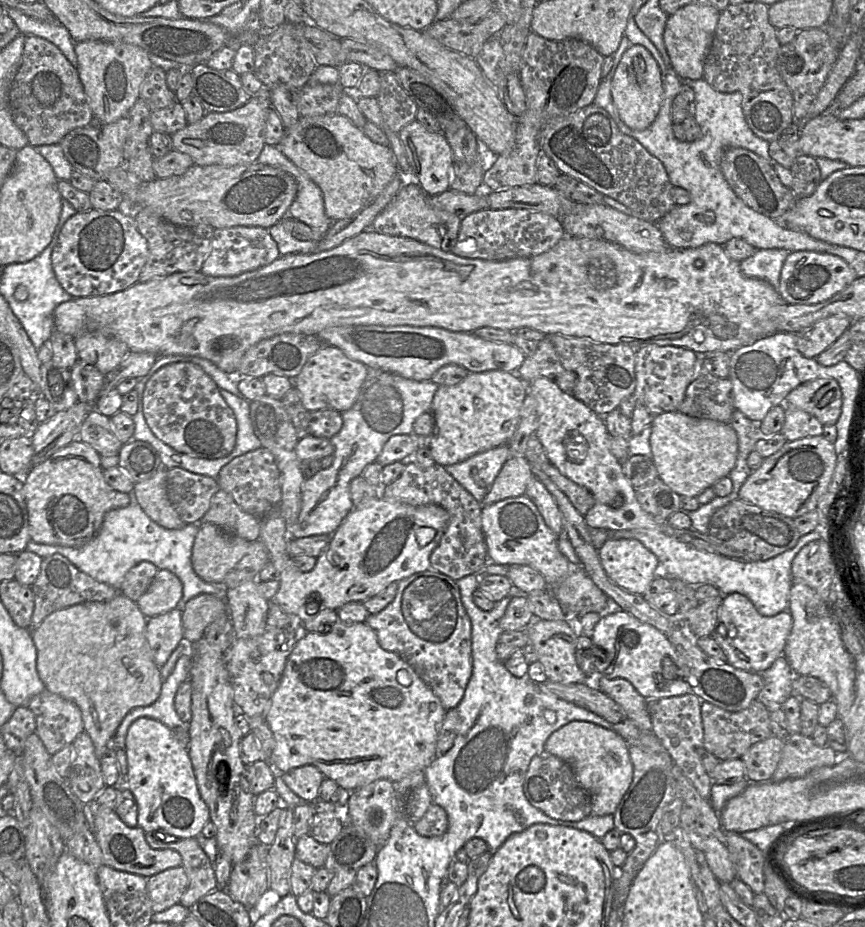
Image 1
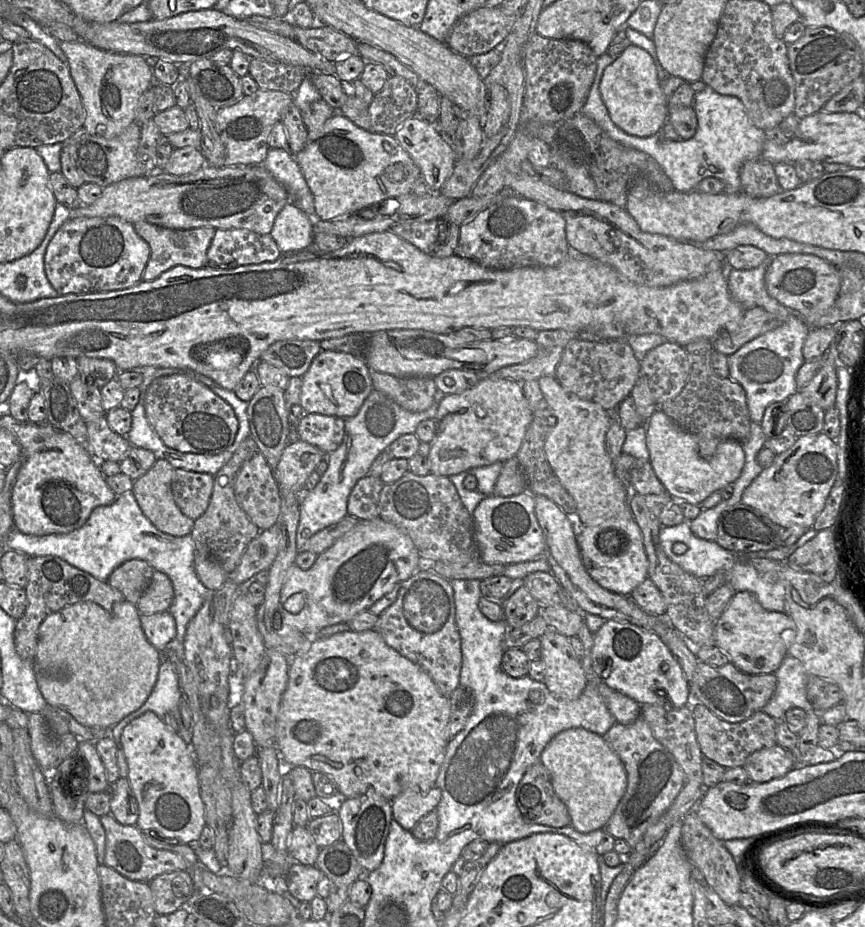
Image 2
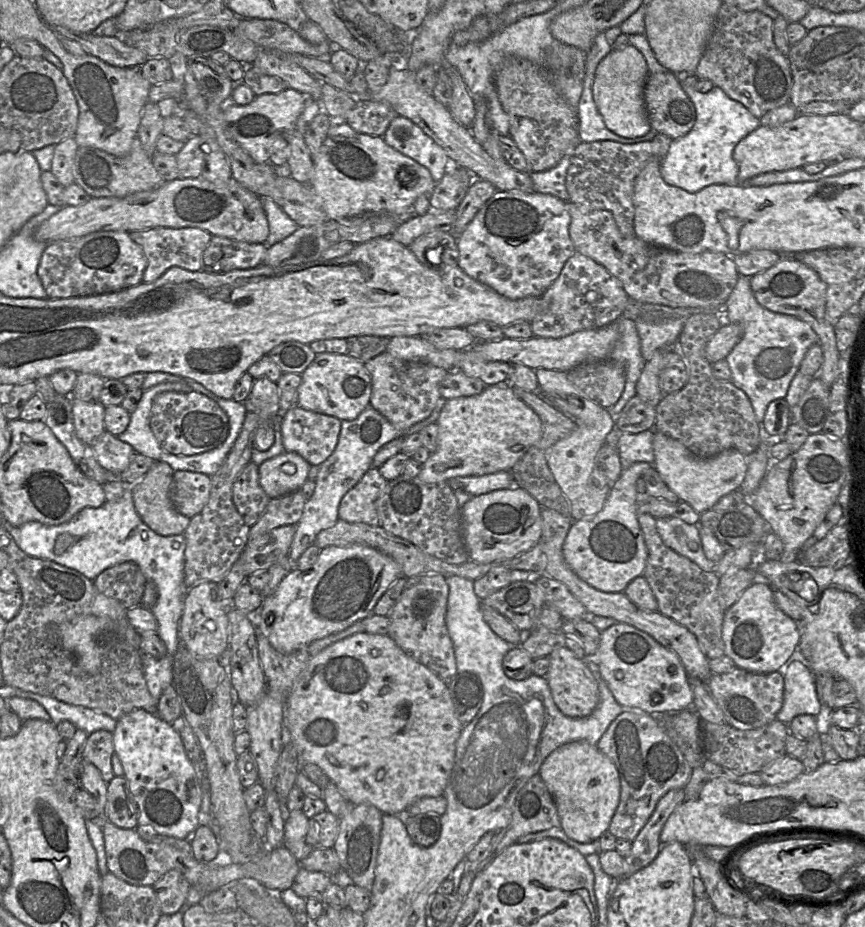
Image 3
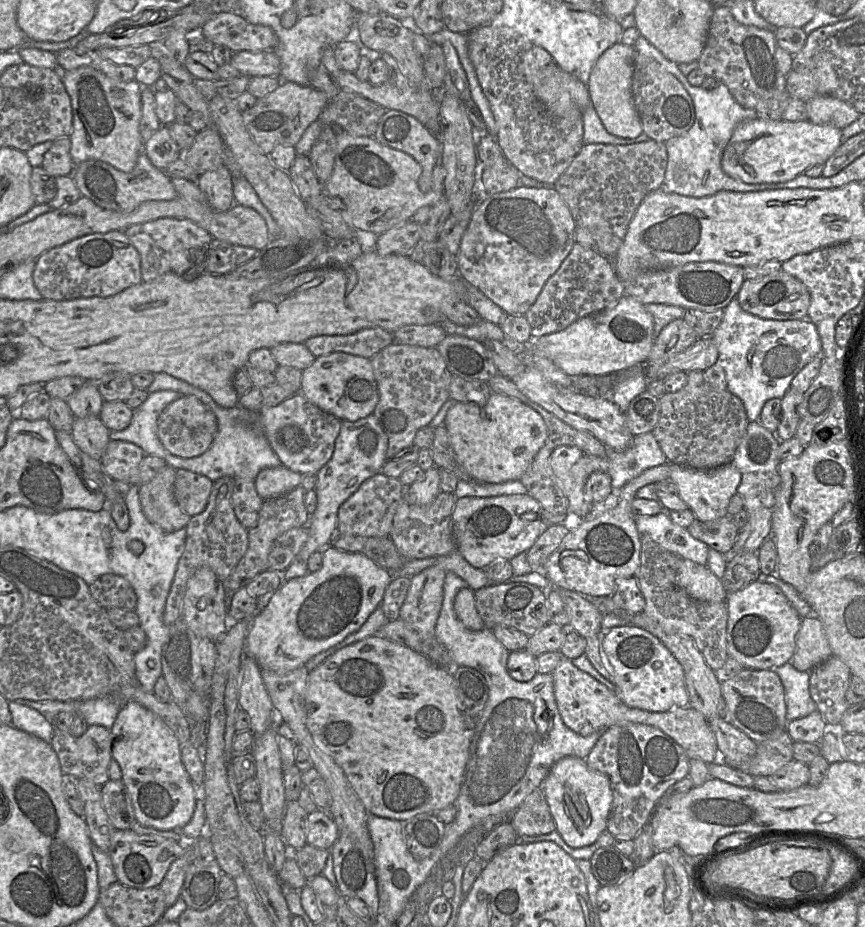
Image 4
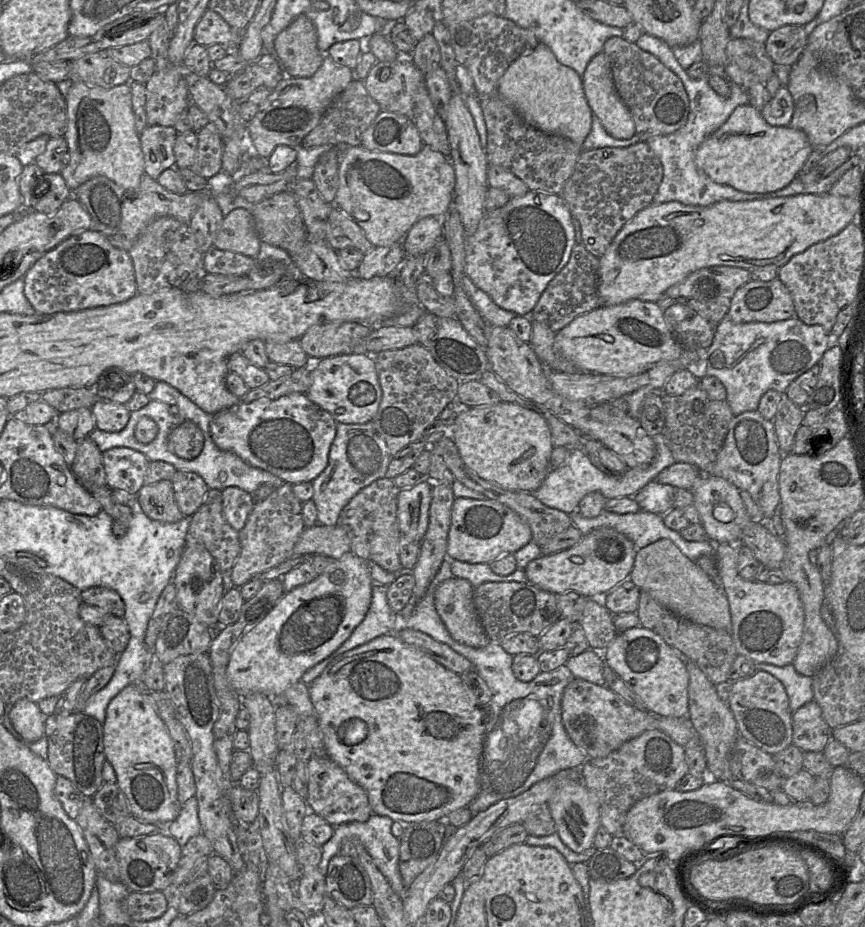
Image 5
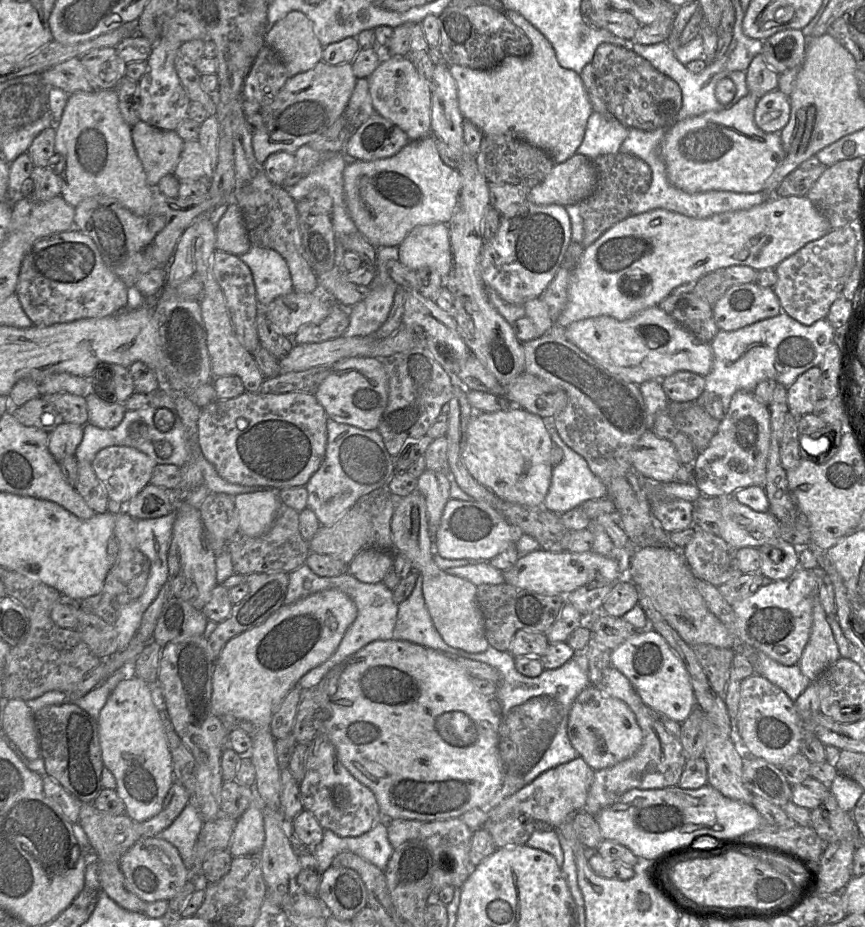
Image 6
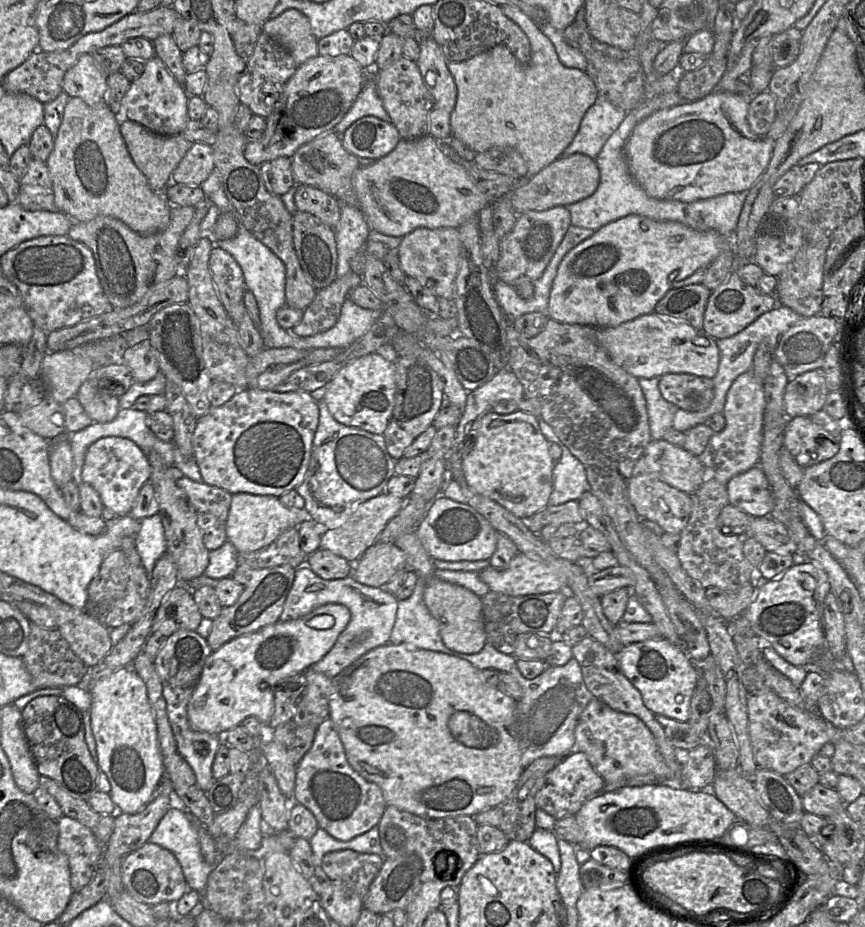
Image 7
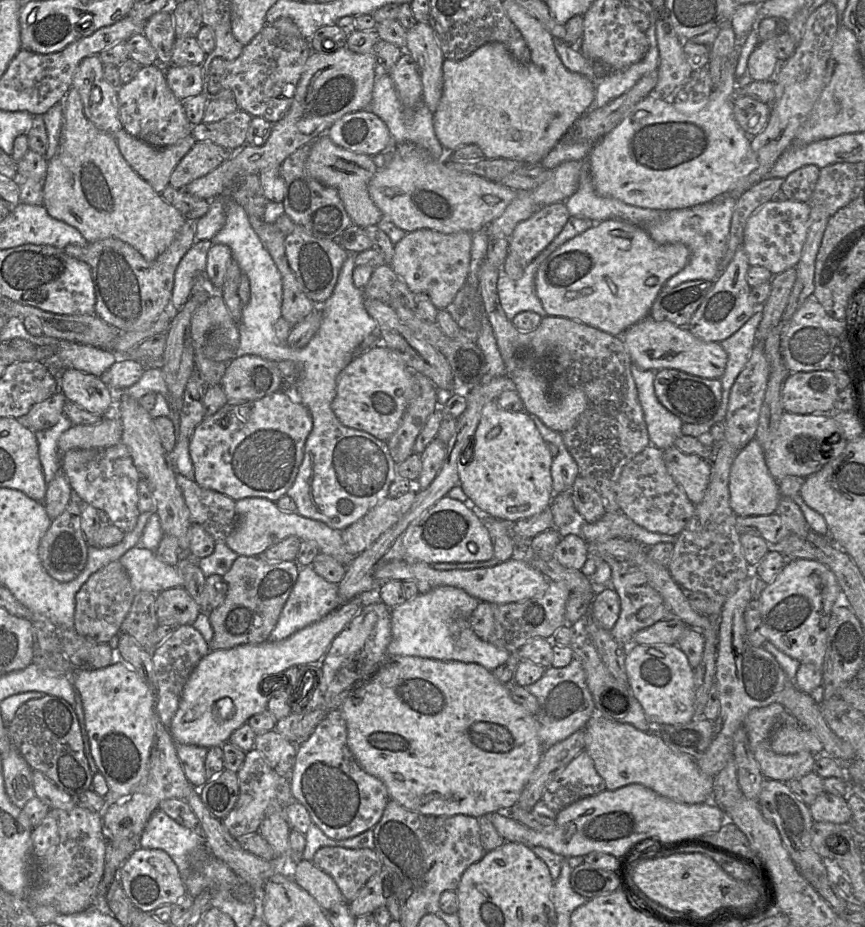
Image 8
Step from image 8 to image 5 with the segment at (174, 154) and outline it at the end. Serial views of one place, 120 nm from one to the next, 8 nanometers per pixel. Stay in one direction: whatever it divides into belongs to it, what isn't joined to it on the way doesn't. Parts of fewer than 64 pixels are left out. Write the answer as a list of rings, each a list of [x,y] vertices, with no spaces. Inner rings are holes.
[[[147,126],[140,134],[144,173],[157,180],[160,174],[175,166],[174,143],[177,132],[173,127]]]

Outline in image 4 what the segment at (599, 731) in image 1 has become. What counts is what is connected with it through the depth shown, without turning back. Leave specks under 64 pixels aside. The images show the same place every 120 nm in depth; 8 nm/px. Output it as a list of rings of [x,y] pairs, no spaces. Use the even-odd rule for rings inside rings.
[[[567,756],[558,760],[542,784],[556,830],[567,845],[573,848],[596,842],[607,828],[613,801],[609,777],[588,767],[585,759]]]

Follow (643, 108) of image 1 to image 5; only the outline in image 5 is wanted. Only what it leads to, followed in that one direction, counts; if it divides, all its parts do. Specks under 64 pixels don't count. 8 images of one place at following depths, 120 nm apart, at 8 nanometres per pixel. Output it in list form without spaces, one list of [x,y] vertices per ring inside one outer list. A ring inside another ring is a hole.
[[[604,52],[590,60],[581,79],[586,100],[605,131],[616,139],[634,136],[633,117],[616,91],[611,63]]]

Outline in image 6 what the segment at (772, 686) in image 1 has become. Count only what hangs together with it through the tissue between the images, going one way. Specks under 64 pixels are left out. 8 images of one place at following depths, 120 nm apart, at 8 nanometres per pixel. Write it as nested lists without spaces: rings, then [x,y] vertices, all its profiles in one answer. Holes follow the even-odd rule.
[[[742,641],[738,645],[733,644],[732,649],[735,653],[744,655],[750,661],[753,665],[754,674],[765,677],[781,688],[794,702],[812,682],[802,673],[798,664],[782,665],[762,651],[756,650]]]

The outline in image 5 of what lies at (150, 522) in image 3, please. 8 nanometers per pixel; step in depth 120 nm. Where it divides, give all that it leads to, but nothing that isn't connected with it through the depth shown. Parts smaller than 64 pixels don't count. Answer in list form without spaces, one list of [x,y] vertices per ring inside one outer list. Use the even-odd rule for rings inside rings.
[[[172,480],[144,484],[136,499],[145,515],[152,520],[175,523],[184,517],[174,498]]]

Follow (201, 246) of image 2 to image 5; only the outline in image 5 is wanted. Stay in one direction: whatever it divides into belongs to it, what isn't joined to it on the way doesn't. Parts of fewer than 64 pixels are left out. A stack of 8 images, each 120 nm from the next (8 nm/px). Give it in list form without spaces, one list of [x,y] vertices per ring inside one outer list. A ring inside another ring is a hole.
[[[162,217],[154,220],[152,223],[150,223],[144,230],[143,232],[138,236],[136,241],[134,242],[133,246],[129,249],[128,253],[130,254],[130,257],[132,259],[133,263],[133,268],[134,268],[134,273],[135,273],[135,280],[136,280],[136,285],[137,285],[137,293],[138,294],[151,294],[153,292],[156,292],[162,288],[167,288],[167,287],[180,287],[187,281],[191,279],[201,279],[205,273],[203,270],[203,258],[204,254],[200,251],[197,241],[195,239],[195,236],[191,232],[189,228],[189,222],[181,222],[178,221],[174,218],[171,217]]]

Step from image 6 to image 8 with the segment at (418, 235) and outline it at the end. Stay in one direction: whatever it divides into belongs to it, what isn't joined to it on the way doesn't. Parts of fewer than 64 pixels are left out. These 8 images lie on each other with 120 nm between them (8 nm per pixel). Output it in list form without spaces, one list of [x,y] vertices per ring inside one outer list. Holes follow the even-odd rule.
[[[431,229],[407,233],[394,244],[390,267],[416,294],[427,294],[434,306],[446,309],[465,285],[471,262],[473,235],[469,232],[444,234]]]

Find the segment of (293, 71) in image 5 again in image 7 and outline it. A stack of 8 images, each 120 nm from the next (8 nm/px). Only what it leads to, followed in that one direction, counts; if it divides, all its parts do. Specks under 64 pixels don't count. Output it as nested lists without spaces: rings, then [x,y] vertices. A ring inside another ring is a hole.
[[[288,9],[269,19],[263,32],[283,45],[298,66],[319,54],[318,39],[312,33],[309,19],[296,9]]]

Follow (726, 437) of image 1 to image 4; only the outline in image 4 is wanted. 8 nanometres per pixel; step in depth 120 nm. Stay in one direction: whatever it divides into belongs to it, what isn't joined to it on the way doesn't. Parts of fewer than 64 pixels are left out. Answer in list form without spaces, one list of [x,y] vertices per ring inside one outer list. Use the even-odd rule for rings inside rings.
[[[670,463],[670,478],[678,488],[680,497],[692,510],[697,520],[711,521],[727,515],[731,497],[737,493],[741,473],[731,463],[724,466],[697,470]]]

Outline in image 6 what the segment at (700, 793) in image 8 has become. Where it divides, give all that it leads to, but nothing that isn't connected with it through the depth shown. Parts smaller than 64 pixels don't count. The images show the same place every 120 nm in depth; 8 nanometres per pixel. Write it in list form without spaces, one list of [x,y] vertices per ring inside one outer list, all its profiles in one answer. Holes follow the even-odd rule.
[[[588,685],[574,700],[567,734],[572,746],[595,772],[631,757],[643,741],[643,732],[627,704],[605,695],[592,685]]]

